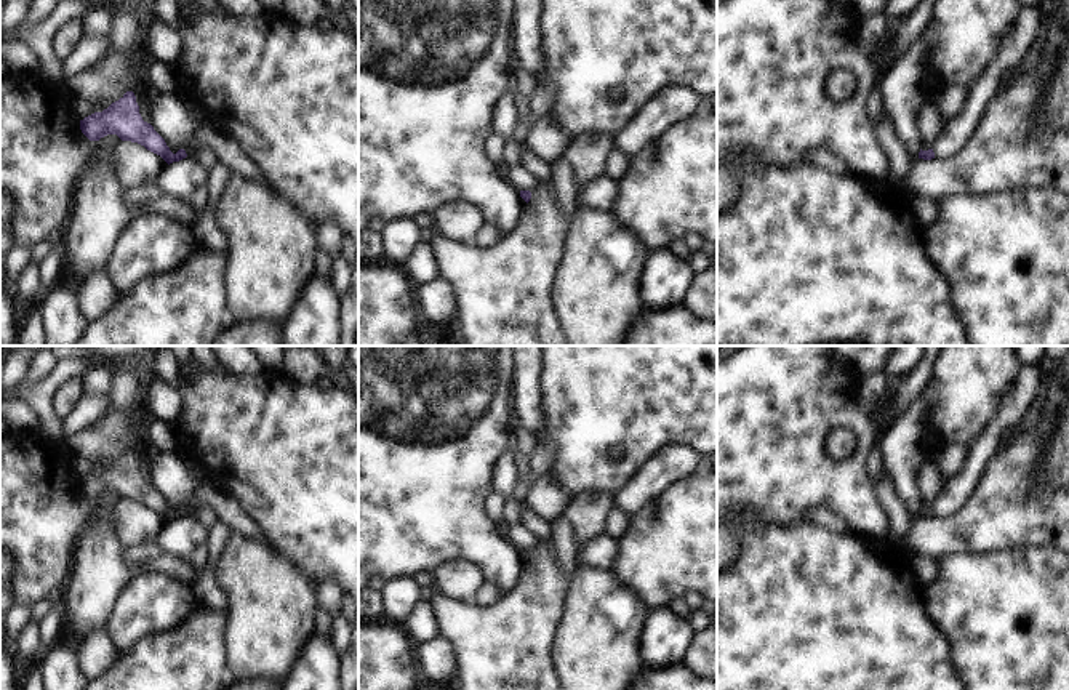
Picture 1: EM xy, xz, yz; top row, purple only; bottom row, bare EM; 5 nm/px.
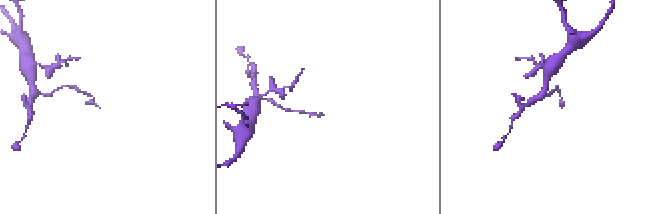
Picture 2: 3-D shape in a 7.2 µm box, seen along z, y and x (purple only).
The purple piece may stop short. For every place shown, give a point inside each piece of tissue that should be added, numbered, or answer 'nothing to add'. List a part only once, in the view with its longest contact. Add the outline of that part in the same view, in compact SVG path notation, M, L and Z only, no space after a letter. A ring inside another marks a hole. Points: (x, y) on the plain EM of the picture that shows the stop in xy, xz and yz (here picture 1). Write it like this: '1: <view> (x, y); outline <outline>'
nothing to add

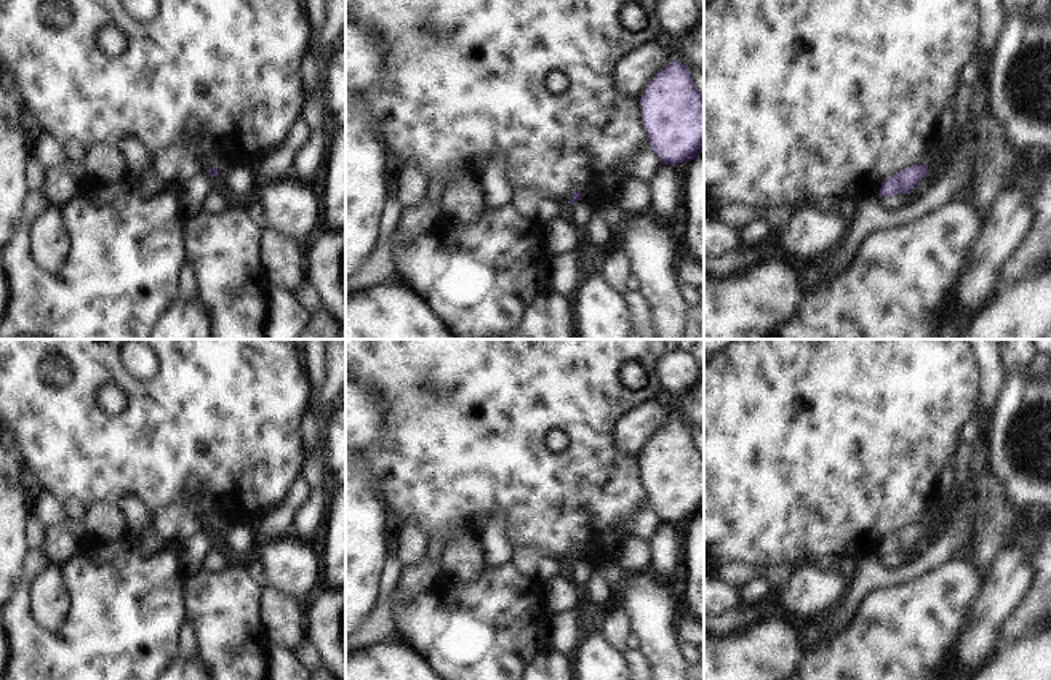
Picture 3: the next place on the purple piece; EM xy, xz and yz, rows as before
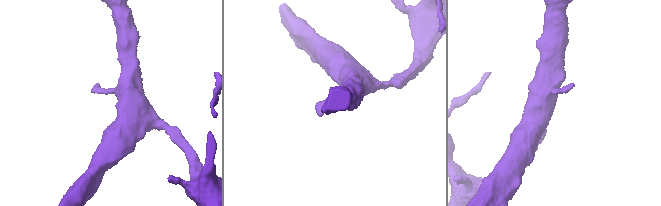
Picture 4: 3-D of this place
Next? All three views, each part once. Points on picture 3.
nothing to add

